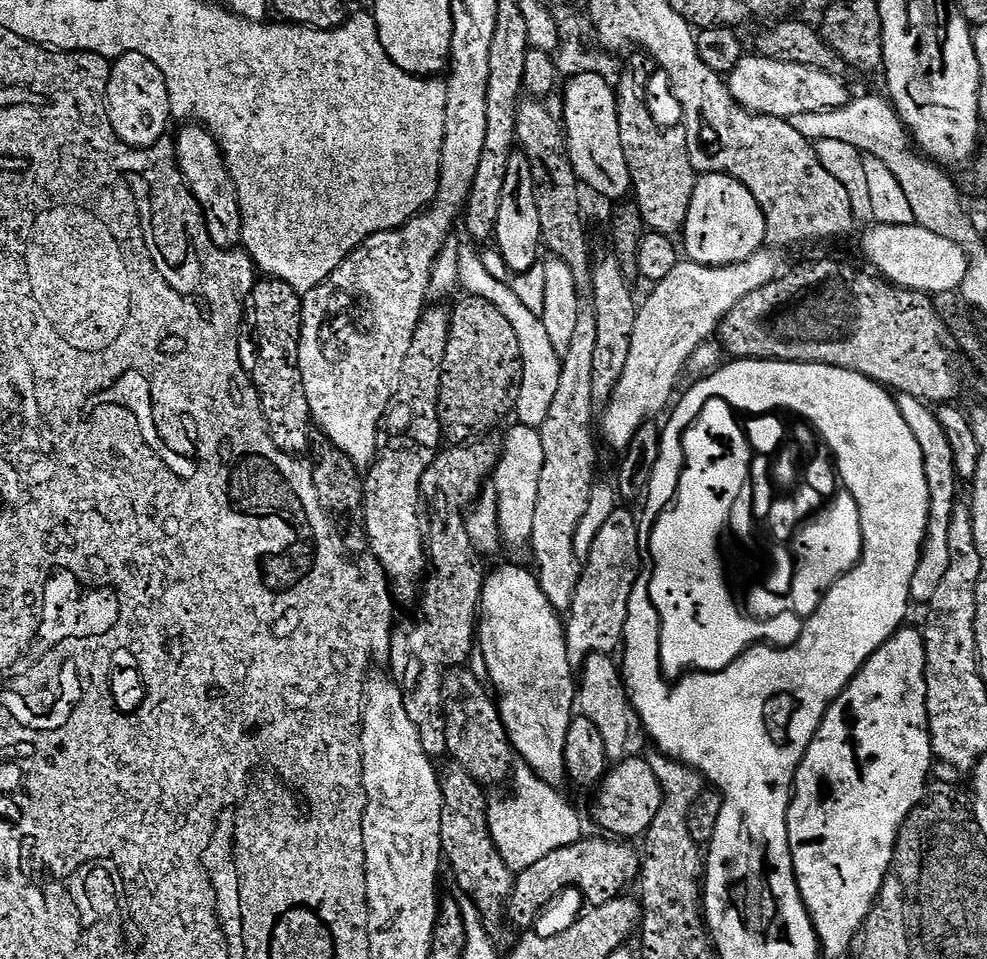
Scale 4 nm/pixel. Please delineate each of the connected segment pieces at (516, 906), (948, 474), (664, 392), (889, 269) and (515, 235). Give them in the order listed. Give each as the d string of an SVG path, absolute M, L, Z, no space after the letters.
M582 838L577 844L562 846L562 850L554 850L554 854L546 854L534 866L526 866L526 870L515 873L512 881L512 892L508 895L506 916L520 927L528 930L540 916L540 911L555 898L559 892L567 888L577 888L589 901L589 905L605 904L617 899L628 883L635 881L640 875L641 853L631 848L631 843L620 838L603 838L604 840L588 840Z
M899 394L896 396L896 405L922 450L926 482L930 490L930 514L926 526L926 538L920 548L914 578L910 578L911 603L927 606L930 598L934 598L934 593L938 591L938 585L942 583L946 570L950 568L950 522L958 503L958 497L956 497L958 477L954 466L954 450L950 450L950 442L947 441L946 432L938 423L935 411L923 400L914 398L910 394Z
M761 250L737 264L713 268L681 262L666 274L666 278L655 281L653 288L656 289L645 300L643 297L636 310L634 338L630 338L626 370L622 370L614 394L602 408L604 440L616 454L623 453L630 446L630 438L638 434L645 422L659 417L659 412L673 403L672 391L680 375L685 375L688 359L698 346L709 343L717 335L726 314L730 314L746 294L762 290L762 286L782 275L780 256L776 250Z
M876 224L865 232L868 233L860 240L860 248L864 251L865 258L877 268L875 271L883 279L898 288L907 288L909 292L923 292L939 298L943 292L955 293L966 278L969 253L948 238L942 238L922 226Z
M519 150L513 151L510 166L506 166L506 182L502 182L502 206L498 209L495 244L505 266L512 272L530 271L536 264L536 255L542 252L538 202L534 202L534 178L530 174L530 158L526 158L526 154Z

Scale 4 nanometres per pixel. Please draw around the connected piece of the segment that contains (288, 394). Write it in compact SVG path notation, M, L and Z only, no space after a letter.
M257 279L250 297L250 320L256 323L256 344L260 347L260 353L256 356L256 369L253 367L250 375L256 386L256 393L260 395L260 408L264 411L272 440L283 452L293 454L304 454L309 451L314 431L310 402L306 398L306 390L302 386L302 374L300 373L300 331L302 330L303 313L304 305L301 293L296 292L281 280Z

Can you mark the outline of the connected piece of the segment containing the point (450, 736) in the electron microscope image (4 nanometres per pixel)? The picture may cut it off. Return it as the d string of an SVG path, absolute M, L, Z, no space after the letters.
M471 667L450 668L442 682L442 702L447 755L479 784L491 786L500 784L503 780L505 783L514 771L514 753L497 701L486 687L485 681L476 677Z

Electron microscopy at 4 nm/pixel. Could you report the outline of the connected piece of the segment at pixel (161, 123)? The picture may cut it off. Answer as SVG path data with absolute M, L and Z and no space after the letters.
M128 52L119 56L112 64L112 72L108 75L108 117L123 144L131 148L149 148L158 141L165 139L168 128L168 120L173 119L170 106L170 94L166 90L166 78L150 58L142 54Z

